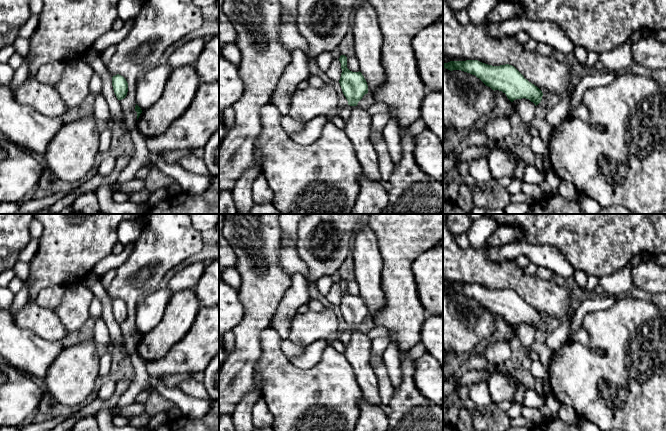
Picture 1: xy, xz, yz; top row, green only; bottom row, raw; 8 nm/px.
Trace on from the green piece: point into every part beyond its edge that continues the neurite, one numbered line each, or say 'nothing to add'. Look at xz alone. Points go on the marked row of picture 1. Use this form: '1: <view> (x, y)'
1: xz (358, 127)

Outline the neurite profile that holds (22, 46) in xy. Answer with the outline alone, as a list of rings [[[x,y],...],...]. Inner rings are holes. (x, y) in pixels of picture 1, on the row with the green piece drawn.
[[[17,37],[12,44],[15,48],[15,52],[20,54],[22,57],[26,57],[30,51],[30,39]]]

